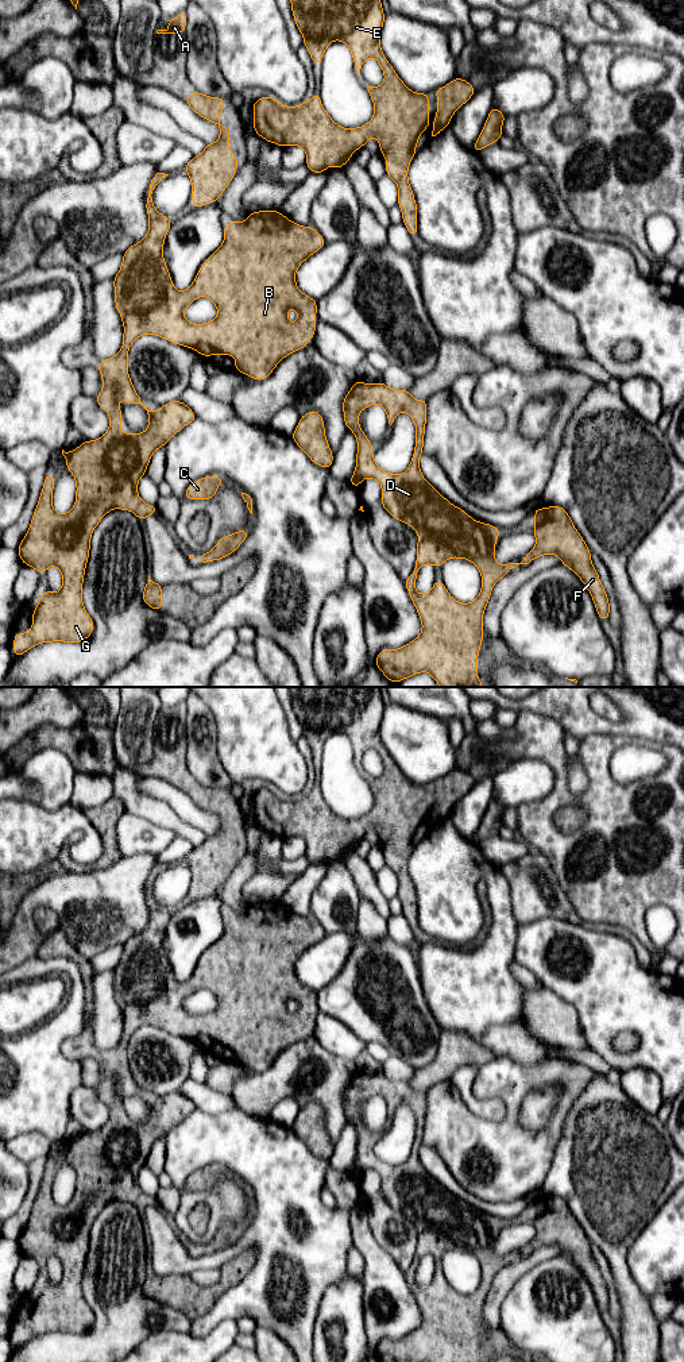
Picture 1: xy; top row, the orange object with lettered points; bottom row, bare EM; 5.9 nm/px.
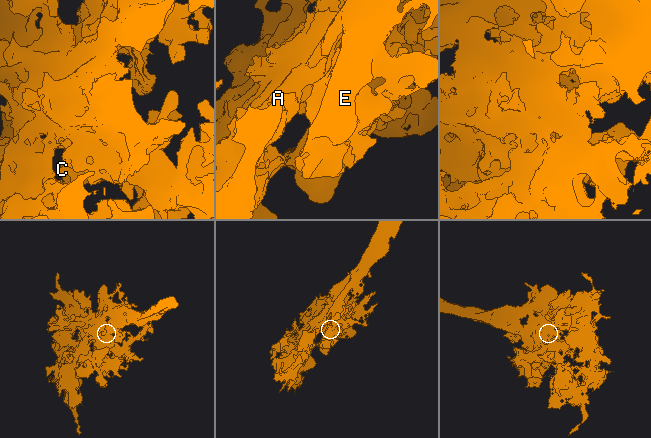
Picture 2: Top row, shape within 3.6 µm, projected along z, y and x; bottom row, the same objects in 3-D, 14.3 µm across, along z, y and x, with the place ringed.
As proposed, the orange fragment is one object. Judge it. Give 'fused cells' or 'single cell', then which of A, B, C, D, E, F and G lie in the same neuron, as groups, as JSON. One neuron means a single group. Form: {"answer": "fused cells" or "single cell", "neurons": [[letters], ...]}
{"answer": "single cell", "neurons": [["A", "B", "C", "D", "E", "F", "G"]]}

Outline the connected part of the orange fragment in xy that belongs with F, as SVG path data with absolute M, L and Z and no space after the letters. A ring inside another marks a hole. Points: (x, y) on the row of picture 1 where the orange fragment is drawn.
M359 379L343 401L345 428L353 432L358 441L356 467L348 482L358 489L363 479L372 478L378 481L382 487L383 509L418 533L416 566L405 584L420 616L422 630L417 638L398 649L382 649L376 656L375 664L391 683L399 683L420 672L429 672L440 687L483 687L482 680L478 679L476 659L483 641L483 614L491 597L492 586L518 564L529 564L542 555L556 555L561 559L561 564L571 568L586 584L600 621L608 620L610 602L600 578L592 566L592 553L564 508L549 505L548 509L542 509L538 506L534 510L534 548L525 555L521 563L498 564L495 562L495 544L502 532L491 524L474 520L463 509L452 505L421 474L420 458L424 451L426 401L428 398L413 398L410 390L390 389L383 381L368 385ZM374 404L380 404L384 408L390 425L399 412L407 413L414 421L414 452L403 474L394 475L386 472L375 463L372 443L359 425L359 413ZM452 557L469 560L480 571L482 590L478 598L469 603L461 603L449 595L441 580L436 580L429 593L418 594L416 591L416 580L420 568L424 564L432 564L434 568L441 567L445 560Z

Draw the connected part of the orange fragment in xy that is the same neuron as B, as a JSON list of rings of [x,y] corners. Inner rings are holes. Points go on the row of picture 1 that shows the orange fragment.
[[[156,173],[151,178],[150,185],[148,185],[148,190],[147,190],[147,198],[146,198],[146,211],[147,211],[148,223],[150,223],[148,232],[139,243],[130,246],[128,250],[123,254],[123,263],[120,266],[119,273],[113,278],[115,304],[116,304],[117,312],[121,316],[121,321],[123,321],[123,327],[124,327],[123,346],[121,346],[121,350],[115,356],[112,356],[109,359],[104,359],[98,363],[97,369],[101,374],[103,390],[94,397],[98,406],[101,406],[109,414],[109,428],[97,440],[93,440],[93,441],[85,440],[78,448],[76,448],[73,451],[69,451],[69,452],[65,452],[62,450],[62,455],[66,458],[66,468],[73,474],[73,476],[76,479],[76,486],[77,486],[76,503],[65,514],[59,514],[53,509],[53,489],[54,489],[55,478],[50,472],[47,472],[46,476],[45,476],[43,489],[42,489],[38,505],[35,508],[30,528],[28,528],[26,536],[23,537],[20,545],[16,548],[23,564],[27,564],[27,566],[32,567],[40,575],[43,575],[50,566],[55,566],[62,574],[63,583],[62,583],[62,587],[58,593],[51,593],[50,590],[46,590],[39,597],[39,602],[38,602],[36,607],[32,611],[32,626],[31,626],[30,632],[28,633],[16,632],[16,634],[13,637],[15,657],[20,657],[24,652],[30,651],[32,647],[35,647],[38,644],[42,644],[42,643],[53,643],[53,641],[82,643],[92,634],[92,632],[94,629],[94,624],[93,624],[93,620],[90,618],[90,616],[86,613],[86,610],[84,607],[84,602],[82,602],[82,583],[84,583],[86,563],[88,563],[88,559],[89,559],[92,533],[93,533],[94,528],[98,525],[98,522],[101,521],[101,518],[108,512],[111,512],[113,509],[131,510],[139,518],[139,521],[143,521],[150,514],[158,514],[156,506],[148,505],[148,503],[146,503],[140,499],[140,497],[138,494],[138,483],[139,483],[140,478],[146,474],[146,470],[147,470],[147,466],[150,463],[150,459],[151,459],[152,454],[158,448],[162,448],[186,424],[193,423],[193,421],[197,420],[193,410],[186,404],[181,402],[179,400],[175,400],[175,401],[171,401],[166,405],[162,405],[159,410],[148,410],[147,406],[140,402],[140,397],[138,396],[136,390],[134,389],[134,385],[132,385],[131,378],[128,375],[128,362],[127,362],[128,360],[128,352],[130,352],[128,348],[132,346],[132,343],[142,335],[155,335],[155,336],[163,337],[167,342],[171,342],[174,344],[181,344],[183,347],[192,348],[202,356],[233,355],[235,356],[235,369],[239,373],[241,373],[244,375],[250,375],[255,381],[264,381],[274,371],[277,364],[285,356],[287,356],[287,355],[290,355],[290,354],[293,354],[293,352],[295,352],[301,348],[308,347],[308,343],[312,340],[312,337],[316,333],[316,320],[314,320],[314,317],[317,316],[317,301],[313,300],[312,297],[304,294],[297,288],[295,271],[304,261],[306,261],[310,255],[320,251],[325,246],[325,240],[321,236],[321,234],[317,232],[313,227],[302,227],[297,223],[293,223],[286,216],[283,216],[279,211],[256,211],[254,213],[248,213],[247,219],[243,223],[237,223],[237,221],[232,220],[224,227],[224,243],[212,255],[209,255],[205,262],[202,262],[193,283],[185,292],[178,292],[175,289],[173,281],[171,281],[171,275],[169,273],[169,269],[167,269],[165,258],[163,258],[163,244],[165,244],[166,234],[170,231],[170,227],[171,227],[171,219],[161,215],[155,209],[154,201],[152,201],[154,189],[167,175],[169,174],[165,174],[165,173]],[[202,296],[208,297],[216,305],[217,317],[215,320],[204,323],[204,324],[189,323],[185,319],[183,312],[196,298],[202,297]],[[289,309],[295,309],[298,312],[298,320],[295,323],[290,323],[287,320],[287,310]],[[119,401],[128,401],[131,405],[140,404],[147,410],[148,428],[143,433],[123,433],[121,432],[121,414],[123,414],[123,410],[117,406]]]

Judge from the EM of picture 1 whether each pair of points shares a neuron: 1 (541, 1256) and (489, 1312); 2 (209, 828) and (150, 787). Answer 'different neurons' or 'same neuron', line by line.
1: same neuron
2: same neuron

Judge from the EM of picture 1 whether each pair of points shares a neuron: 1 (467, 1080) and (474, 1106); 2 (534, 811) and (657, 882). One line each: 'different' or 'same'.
1: same
2: same

